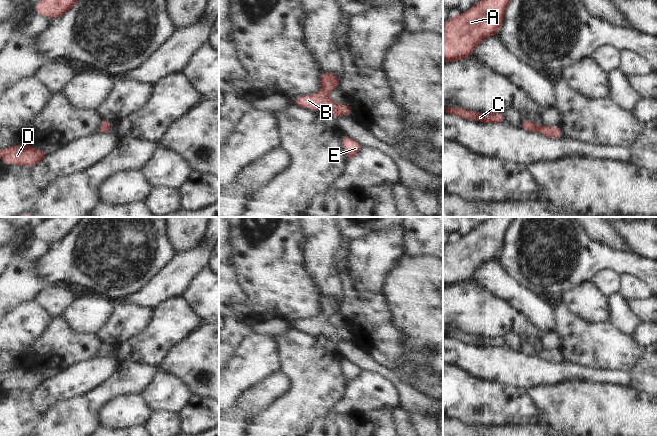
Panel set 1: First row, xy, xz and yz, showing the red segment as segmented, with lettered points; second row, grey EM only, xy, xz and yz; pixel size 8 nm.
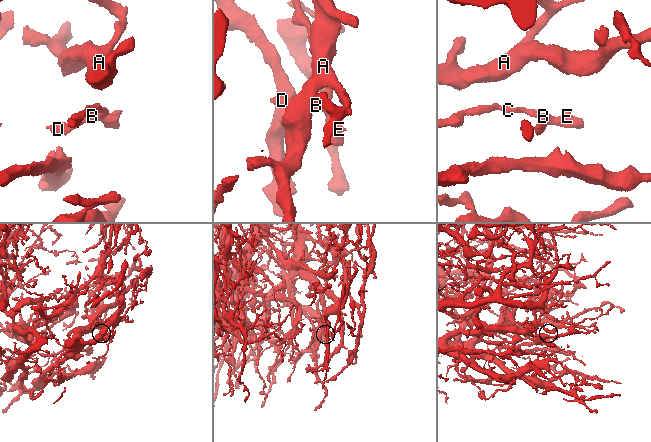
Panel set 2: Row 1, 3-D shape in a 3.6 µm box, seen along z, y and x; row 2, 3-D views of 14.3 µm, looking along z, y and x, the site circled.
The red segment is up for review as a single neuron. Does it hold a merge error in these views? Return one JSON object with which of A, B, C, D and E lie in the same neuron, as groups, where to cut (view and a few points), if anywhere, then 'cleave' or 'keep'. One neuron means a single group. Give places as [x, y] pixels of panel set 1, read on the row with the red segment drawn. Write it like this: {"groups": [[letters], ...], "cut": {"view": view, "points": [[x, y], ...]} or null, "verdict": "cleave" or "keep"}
{"groups": [["A", "B", "C", "D", "E"]], "cut": null, "verdict": "keep"}

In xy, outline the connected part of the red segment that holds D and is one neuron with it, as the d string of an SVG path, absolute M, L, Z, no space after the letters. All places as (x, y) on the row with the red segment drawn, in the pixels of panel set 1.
M29 142L0 149L0 157L4 164L26 166L31 169L46 156L47 153L43 149L33 148Z

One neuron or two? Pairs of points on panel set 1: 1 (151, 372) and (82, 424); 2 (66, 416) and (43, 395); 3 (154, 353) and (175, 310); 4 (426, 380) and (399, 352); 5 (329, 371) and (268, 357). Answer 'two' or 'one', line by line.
1: one
2: two
3: one
4: one
5: two

